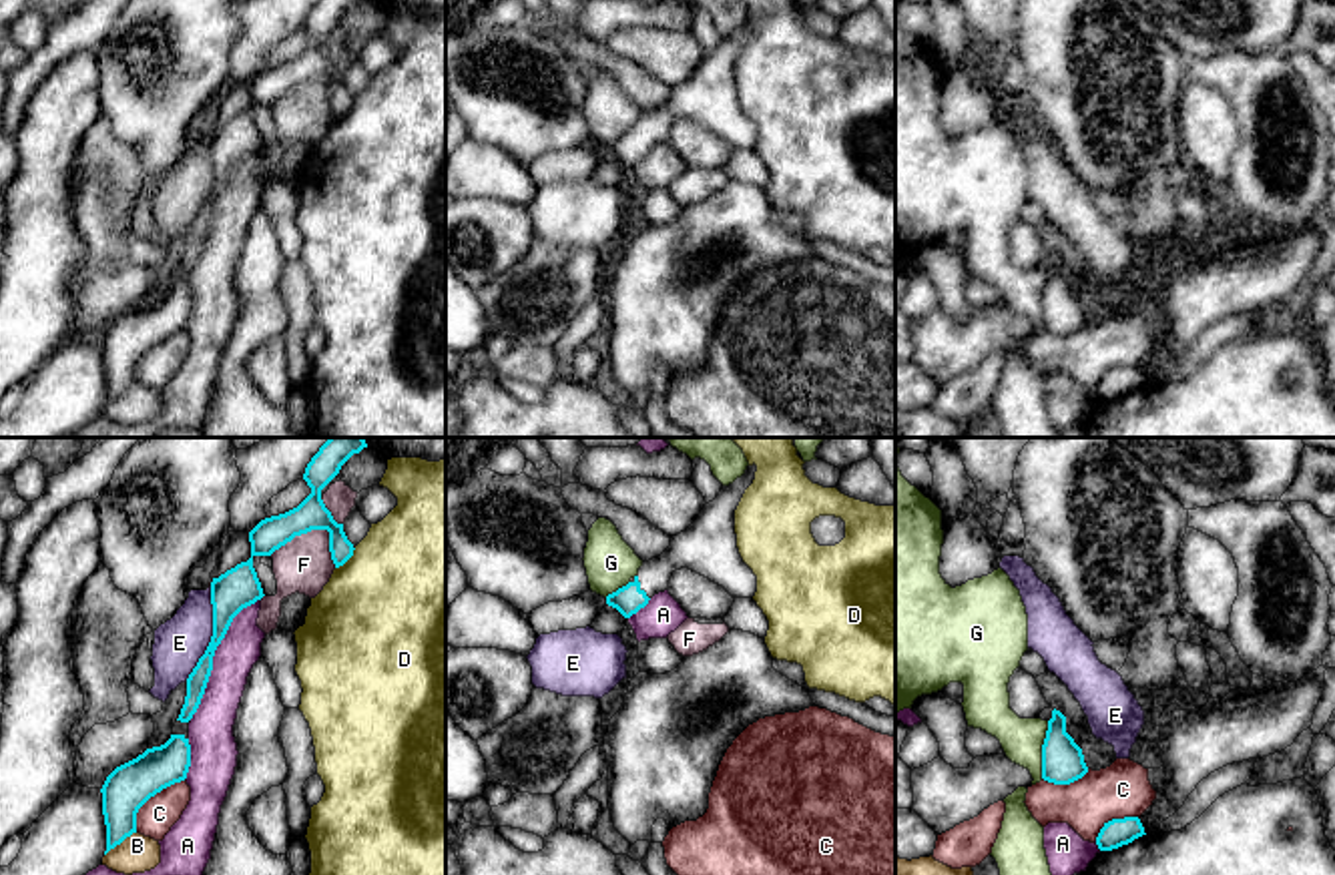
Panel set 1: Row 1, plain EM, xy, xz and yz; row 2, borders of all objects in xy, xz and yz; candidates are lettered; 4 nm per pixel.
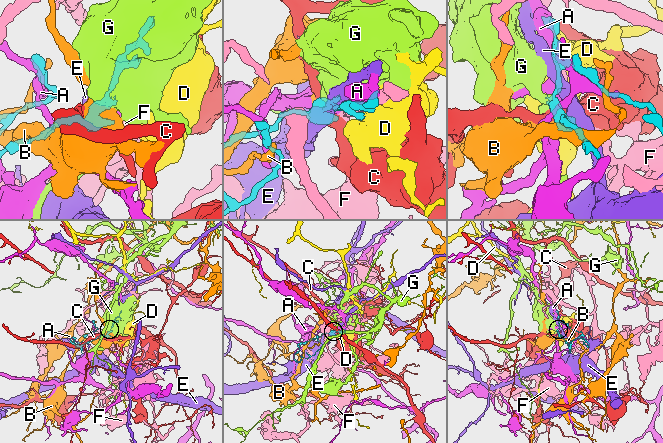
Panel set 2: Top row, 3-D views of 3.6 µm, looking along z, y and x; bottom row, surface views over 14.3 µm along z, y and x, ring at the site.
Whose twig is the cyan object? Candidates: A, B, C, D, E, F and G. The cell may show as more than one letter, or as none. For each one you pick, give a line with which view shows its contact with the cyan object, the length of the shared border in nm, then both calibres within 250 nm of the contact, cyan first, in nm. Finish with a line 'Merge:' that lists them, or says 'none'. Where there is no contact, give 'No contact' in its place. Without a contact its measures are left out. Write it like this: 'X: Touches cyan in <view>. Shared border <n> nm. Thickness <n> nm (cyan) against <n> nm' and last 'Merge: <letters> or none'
Merge: none

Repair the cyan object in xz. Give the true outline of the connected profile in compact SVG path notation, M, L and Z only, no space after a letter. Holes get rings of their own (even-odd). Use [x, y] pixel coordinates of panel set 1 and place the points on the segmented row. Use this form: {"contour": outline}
{"contour": "M755 464L747 466L741 478L723 486L719 496L705 504L697 520L671 538L671 546L658 558L642 562L638 574L626 586L606 596L606 604L630 618L654 594L669 590L673 572L681 568L723 586L733 598L753 598L757 576L739 554L735 510L753 484L755 472Z"}

